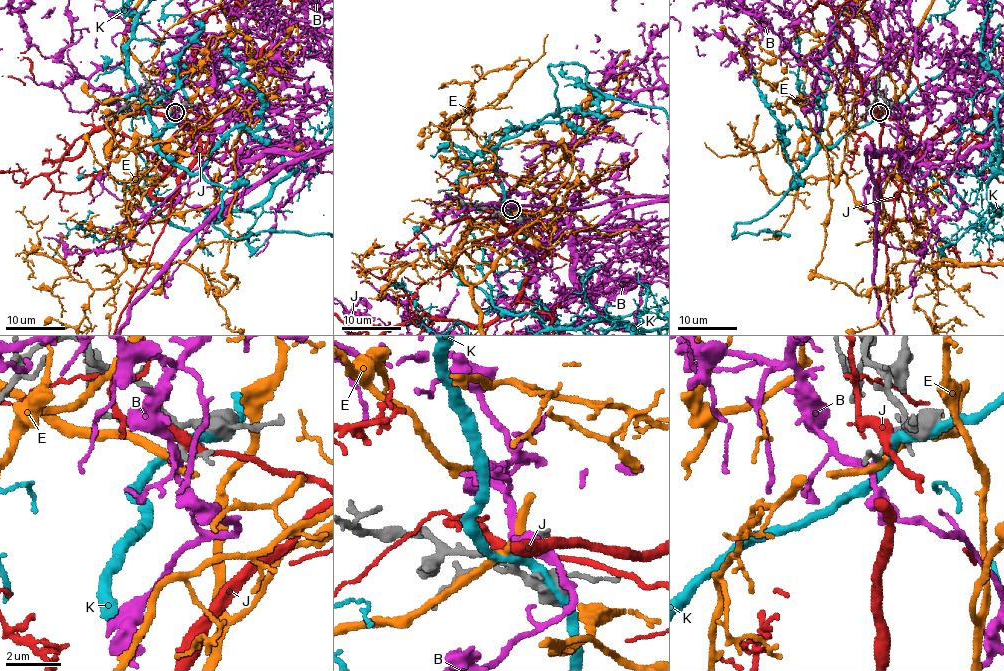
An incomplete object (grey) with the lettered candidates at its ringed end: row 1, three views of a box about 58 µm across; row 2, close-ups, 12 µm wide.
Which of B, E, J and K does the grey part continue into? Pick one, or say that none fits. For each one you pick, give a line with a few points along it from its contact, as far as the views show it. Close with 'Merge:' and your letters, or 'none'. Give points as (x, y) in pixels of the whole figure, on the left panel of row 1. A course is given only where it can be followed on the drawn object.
Merge: B

